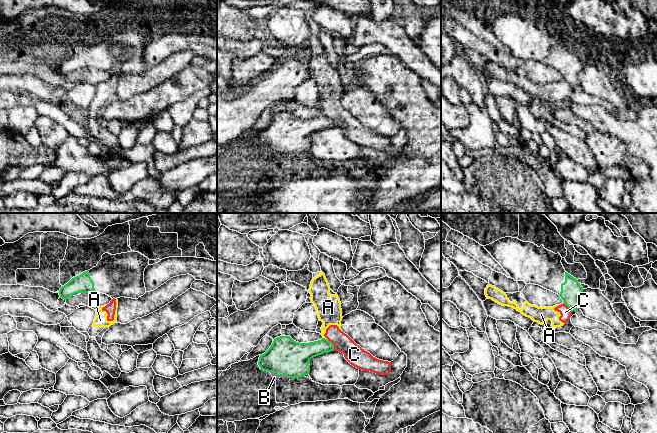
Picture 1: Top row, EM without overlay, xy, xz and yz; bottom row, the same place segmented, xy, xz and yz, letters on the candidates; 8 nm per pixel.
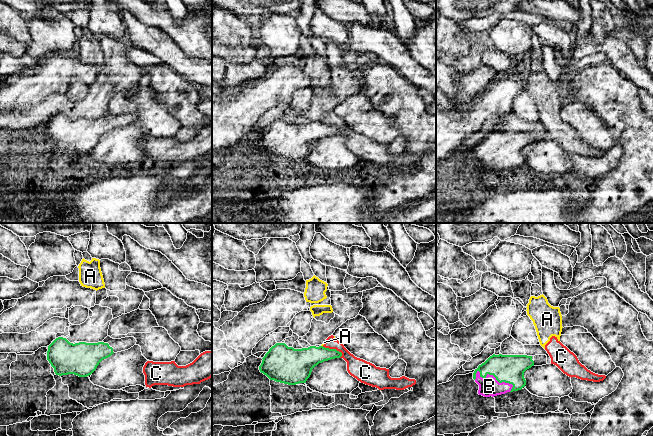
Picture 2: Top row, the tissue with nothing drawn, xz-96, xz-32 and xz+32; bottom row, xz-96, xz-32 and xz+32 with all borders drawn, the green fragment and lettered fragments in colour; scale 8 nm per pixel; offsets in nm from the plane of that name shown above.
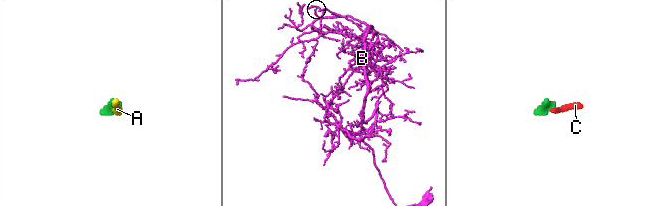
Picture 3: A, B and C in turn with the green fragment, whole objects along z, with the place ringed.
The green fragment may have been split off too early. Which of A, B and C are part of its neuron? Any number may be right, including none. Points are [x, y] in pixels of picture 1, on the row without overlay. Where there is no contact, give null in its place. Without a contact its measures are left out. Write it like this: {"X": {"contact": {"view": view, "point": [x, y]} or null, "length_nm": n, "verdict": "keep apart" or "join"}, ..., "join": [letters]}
{"A": {"contact": {"view": "xz", "point": [324, 114]}, "length_nm": 50, "verdict": "keep apart"}, "B": {"contact": {"view": "xz", "point": [274, 151]}, "length_nm": 80, "verdict": "join"}, "C": {"contact": {"view": "xz", "point": [333, 121]}, "length_nm": 110, "verdict": "keep apart"}, "join": ["B"]}

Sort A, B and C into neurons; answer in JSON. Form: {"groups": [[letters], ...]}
{"groups": [["A", "C"], ["B"]]}

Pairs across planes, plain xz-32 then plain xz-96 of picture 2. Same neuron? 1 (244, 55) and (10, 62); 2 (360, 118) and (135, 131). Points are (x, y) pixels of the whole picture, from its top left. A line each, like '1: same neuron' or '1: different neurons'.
1: different neurons
2: different neurons

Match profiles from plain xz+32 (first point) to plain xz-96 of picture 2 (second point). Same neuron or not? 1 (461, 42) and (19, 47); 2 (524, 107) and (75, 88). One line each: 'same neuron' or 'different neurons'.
1: different neurons
2: same neuron

